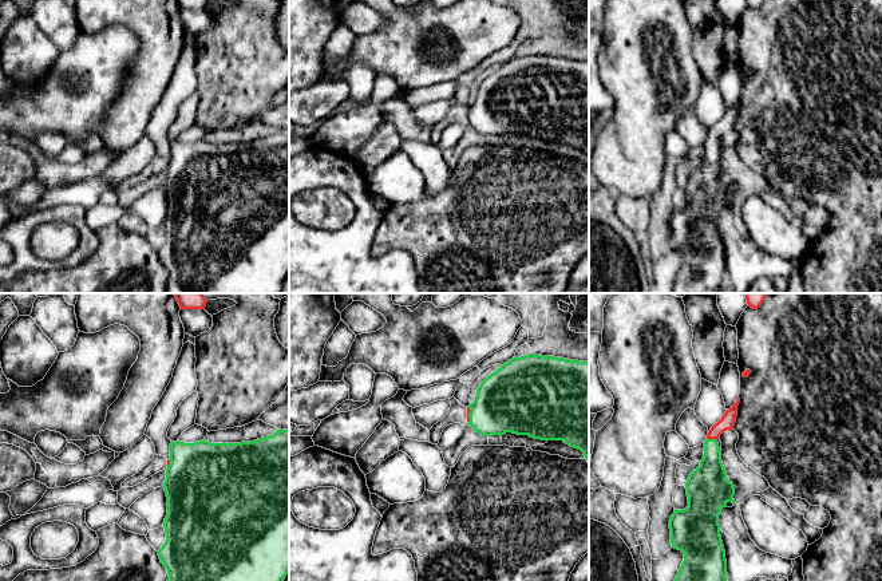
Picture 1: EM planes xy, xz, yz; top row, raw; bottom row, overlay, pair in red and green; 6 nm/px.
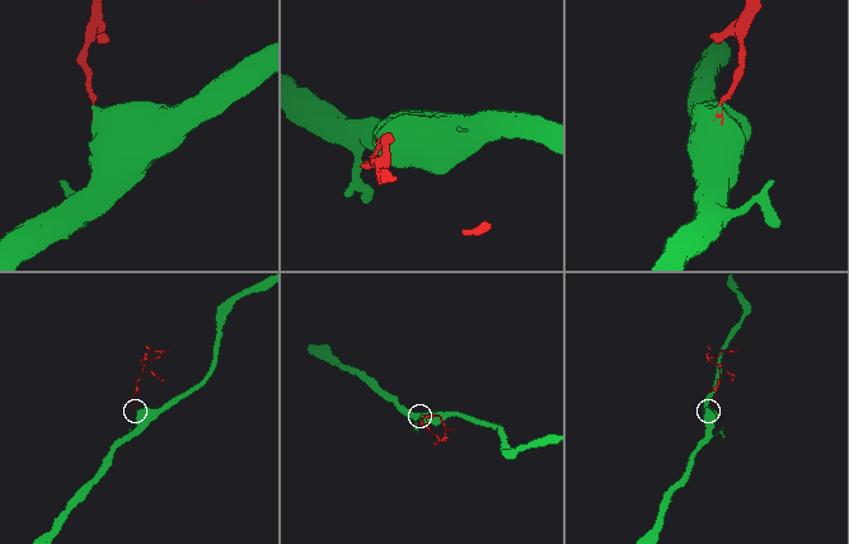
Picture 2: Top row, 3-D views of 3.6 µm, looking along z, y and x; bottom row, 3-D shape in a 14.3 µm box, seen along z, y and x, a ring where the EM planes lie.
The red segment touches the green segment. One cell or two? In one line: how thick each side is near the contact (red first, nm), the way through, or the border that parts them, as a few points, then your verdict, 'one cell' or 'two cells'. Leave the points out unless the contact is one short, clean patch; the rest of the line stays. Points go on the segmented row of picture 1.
90 nm thick on the red side, 220 nm on the other; runs through yz (727, 422), (712, 438), (710, 479); one cell

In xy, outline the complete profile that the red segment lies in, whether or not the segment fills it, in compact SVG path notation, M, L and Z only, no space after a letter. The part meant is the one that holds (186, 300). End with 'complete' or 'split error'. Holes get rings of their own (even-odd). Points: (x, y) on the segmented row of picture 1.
M174 293L181 309L205 309L207 300L202 293Z | complete

